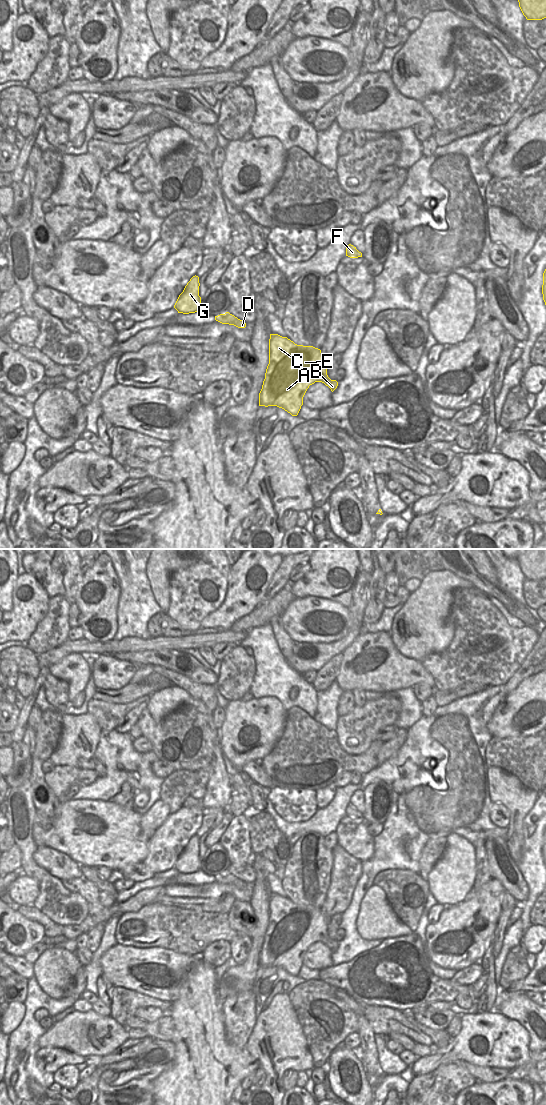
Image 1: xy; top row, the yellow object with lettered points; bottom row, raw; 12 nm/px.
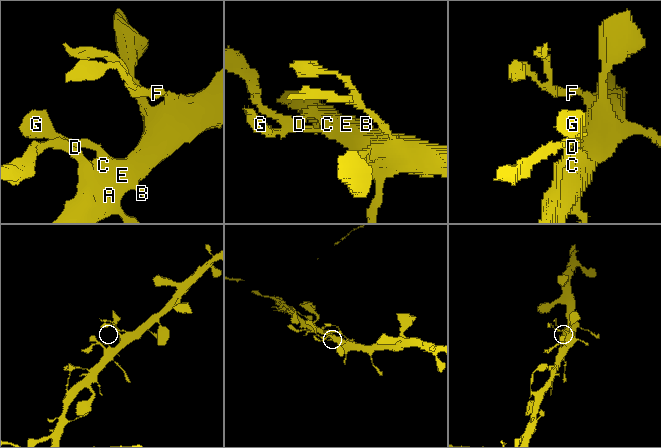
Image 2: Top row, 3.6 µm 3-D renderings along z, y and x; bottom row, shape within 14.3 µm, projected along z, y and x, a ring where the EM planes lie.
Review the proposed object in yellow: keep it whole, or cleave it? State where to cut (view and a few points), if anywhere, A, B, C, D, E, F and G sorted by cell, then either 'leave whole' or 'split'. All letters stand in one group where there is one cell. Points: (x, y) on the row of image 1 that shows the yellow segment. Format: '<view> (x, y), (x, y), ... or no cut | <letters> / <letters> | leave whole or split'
no cut | A B C D E F G | leave whole

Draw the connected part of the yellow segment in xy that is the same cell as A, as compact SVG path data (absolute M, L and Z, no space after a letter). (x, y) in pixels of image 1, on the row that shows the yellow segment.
M270 334L269 364L259 393L259 406L277 406L292 416L297 416L303 405L303 397L310 385L322 382L333 392L338 382L327 375L330 358L313 346L297 345L287 337Z

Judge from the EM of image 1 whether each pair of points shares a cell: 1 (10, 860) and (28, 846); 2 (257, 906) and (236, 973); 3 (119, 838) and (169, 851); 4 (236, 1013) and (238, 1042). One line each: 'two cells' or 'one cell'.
1: one cell
2: one cell
3: two cells
4: one cell

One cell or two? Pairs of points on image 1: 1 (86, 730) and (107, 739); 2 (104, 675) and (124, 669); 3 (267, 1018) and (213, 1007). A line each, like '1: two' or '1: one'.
1: two
2: one
3: two

